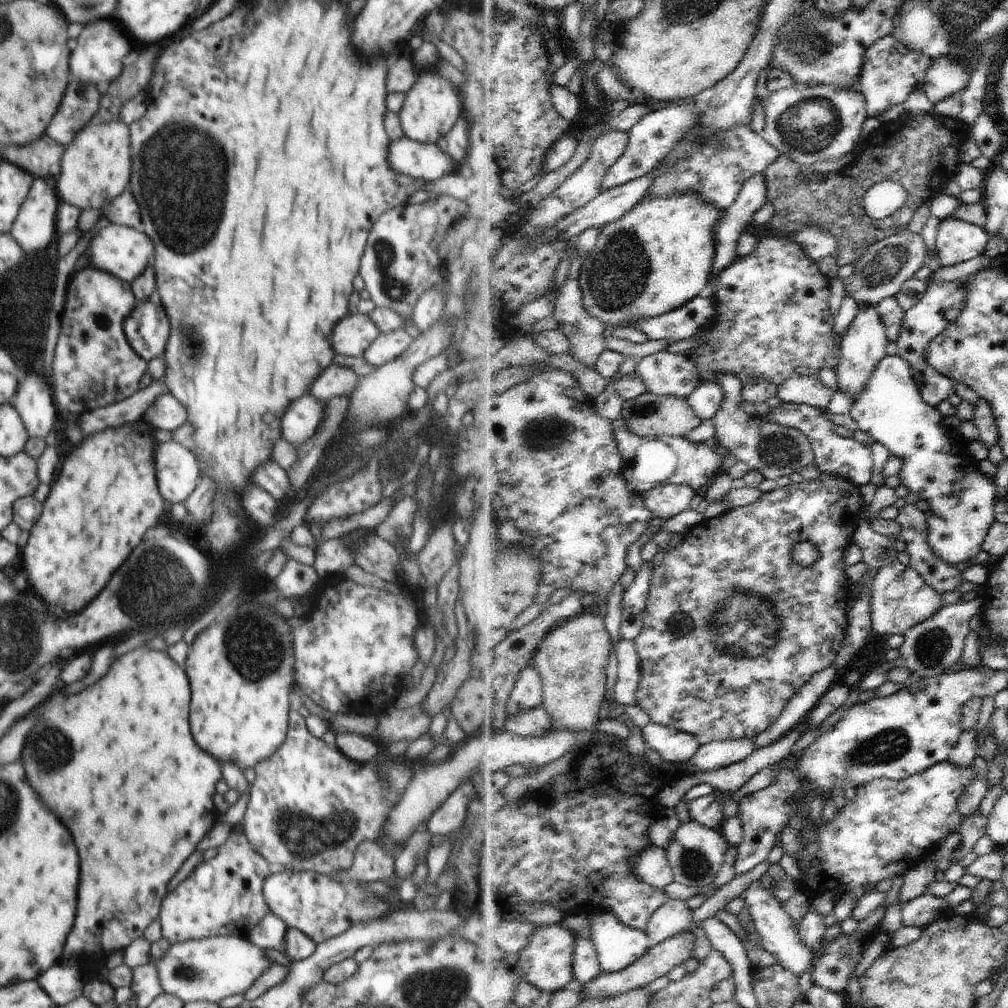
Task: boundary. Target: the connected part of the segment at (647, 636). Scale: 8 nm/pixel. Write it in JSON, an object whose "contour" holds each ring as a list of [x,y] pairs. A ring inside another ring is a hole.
{"contour":[[[823,473],[823,477],[818,480],[795,479],[787,487],[779,487],[771,493],[764,493],[764,496],[754,504],[732,509],[710,520],[705,519],[690,534],[686,534],[684,542],[666,554],[654,573],[652,590],[648,594],[648,608],[645,612],[645,627],[635,640],[642,658],[644,674],[638,690],[638,702],[651,720],[698,736],[702,746],[716,741],[757,738],[776,724],[802,689],[818,674],[822,674],[823,670],[837,662],[838,654],[845,645],[850,624],[848,602],[854,597],[853,582],[848,574],[849,567],[846,566],[844,554],[848,546],[854,543],[854,534],[863,520],[864,508],[864,496],[860,485],[847,477]],[[801,542],[811,542],[820,552],[820,559],[809,568],[801,566],[794,560],[794,550]]]}

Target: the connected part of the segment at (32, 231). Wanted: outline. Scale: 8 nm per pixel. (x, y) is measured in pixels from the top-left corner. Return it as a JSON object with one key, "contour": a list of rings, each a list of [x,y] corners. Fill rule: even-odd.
{"contour":[[[35,177],[26,200],[20,205],[11,228],[14,240],[25,250],[46,248],[57,233],[57,210],[60,199],[42,177]]]}

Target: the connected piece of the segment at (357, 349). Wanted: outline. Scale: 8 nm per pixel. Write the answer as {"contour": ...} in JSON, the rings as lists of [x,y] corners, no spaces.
{"contour":[[[352,312],[332,330],[332,348],[336,355],[362,357],[366,348],[380,336],[382,330],[370,320],[369,315]]]}

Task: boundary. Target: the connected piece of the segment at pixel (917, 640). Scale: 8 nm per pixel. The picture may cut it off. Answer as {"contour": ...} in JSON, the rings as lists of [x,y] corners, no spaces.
{"contour":[[[977,596],[968,602],[957,604],[942,605],[942,608],[933,614],[926,622],[912,628],[908,634],[905,634],[905,641],[899,648],[901,657],[890,662],[888,666],[882,666],[882,670],[874,672],[872,676],[866,678],[866,691],[876,690],[882,686],[882,678],[888,681],[888,674],[896,666],[906,666],[914,672],[918,672],[922,677],[932,677],[942,675],[948,668],[952,667],[962,656],[964,648],[964,639],[970,631],[970,618],[974,615],[984,615],[986,612],[986,597]]]}

